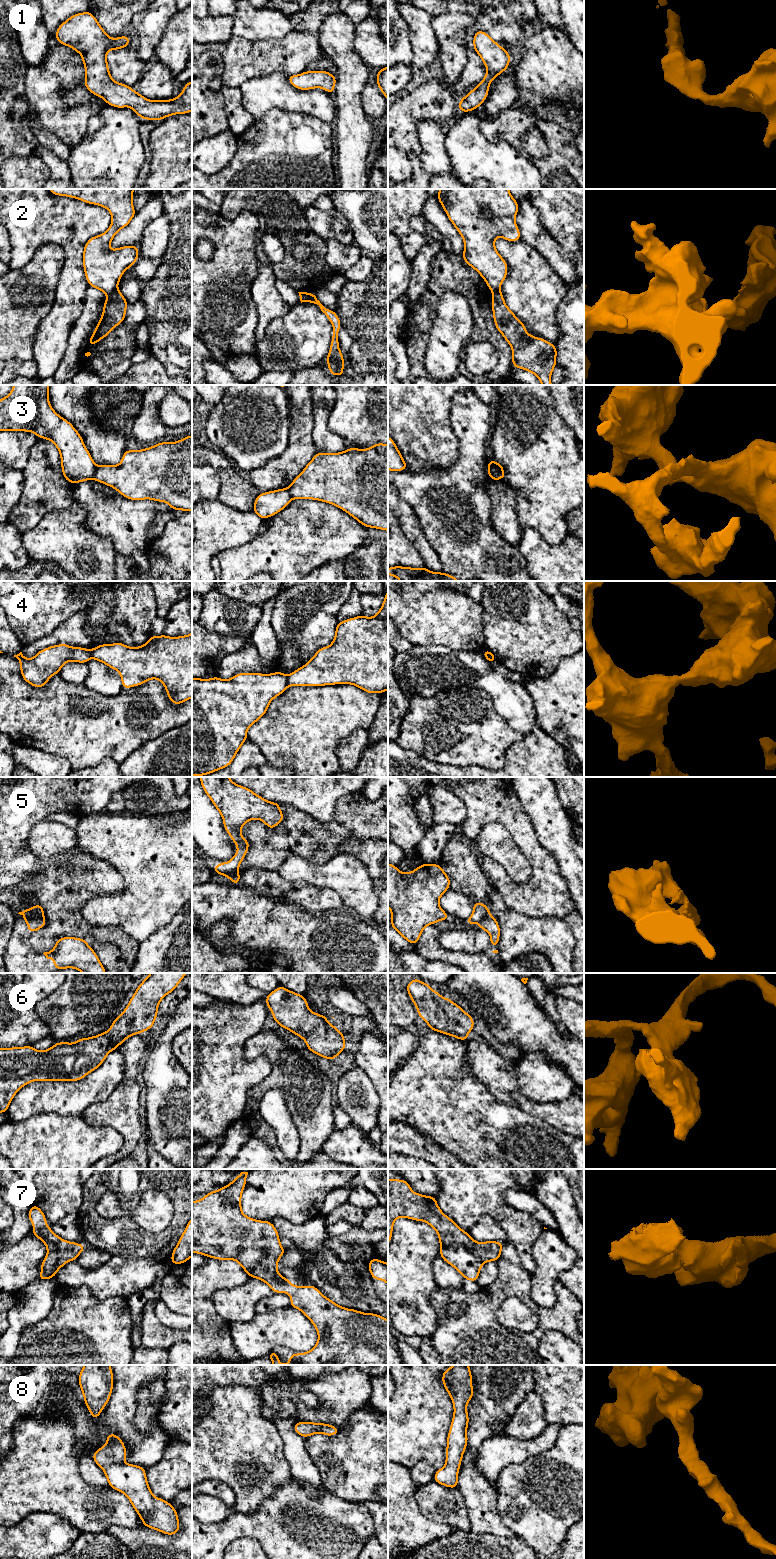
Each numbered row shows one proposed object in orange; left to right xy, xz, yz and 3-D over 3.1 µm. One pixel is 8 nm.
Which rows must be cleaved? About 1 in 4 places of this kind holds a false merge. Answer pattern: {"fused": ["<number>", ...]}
{"fused": ["2", "3", "4", "5"]}

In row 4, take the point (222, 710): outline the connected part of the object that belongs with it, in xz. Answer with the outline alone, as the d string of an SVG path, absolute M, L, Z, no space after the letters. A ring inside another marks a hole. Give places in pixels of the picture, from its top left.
M280 671L270 674L238 673L228 680L217 676L192 678L192 776L204 776L228 767L247 741L249 727L266 714L270 702L287 688L287 675Z

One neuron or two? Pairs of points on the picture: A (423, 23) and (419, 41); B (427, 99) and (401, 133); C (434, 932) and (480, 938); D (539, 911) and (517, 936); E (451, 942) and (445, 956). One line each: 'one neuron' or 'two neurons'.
A: one neuron
B: one neuron
C: two neurons
D: two neurons
E: two neurons

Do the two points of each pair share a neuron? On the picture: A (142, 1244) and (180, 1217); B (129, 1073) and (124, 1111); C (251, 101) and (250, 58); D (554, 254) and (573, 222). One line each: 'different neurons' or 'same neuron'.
A: same neuron
B: same neuron
C: different neurons
D: different neurons

